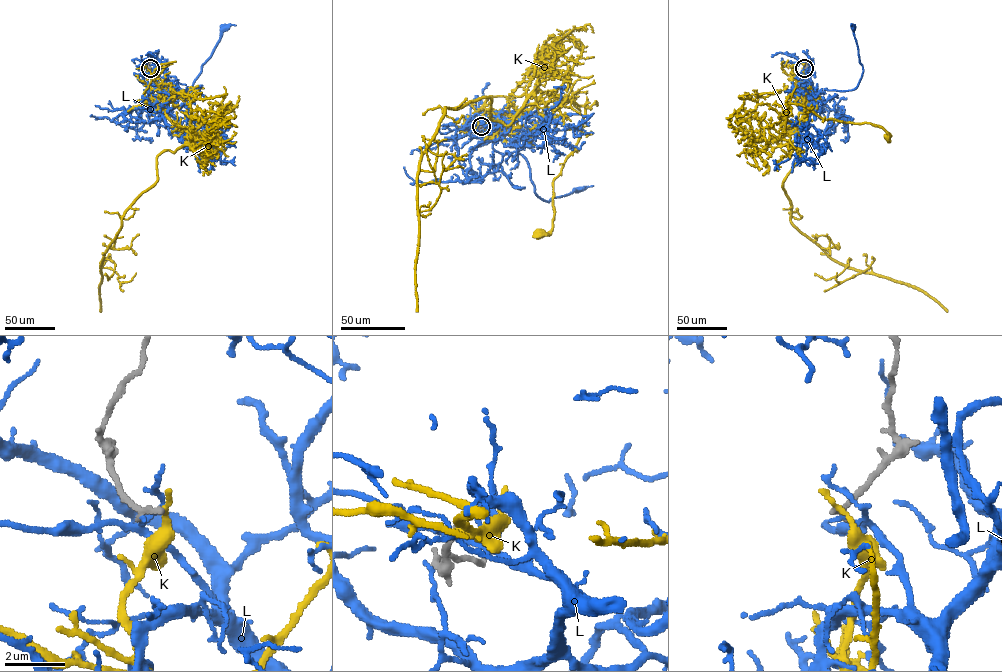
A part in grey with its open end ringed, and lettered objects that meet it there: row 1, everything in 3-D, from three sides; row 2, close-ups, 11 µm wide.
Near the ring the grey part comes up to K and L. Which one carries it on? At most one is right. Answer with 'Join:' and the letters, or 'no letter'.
Join: no letter

